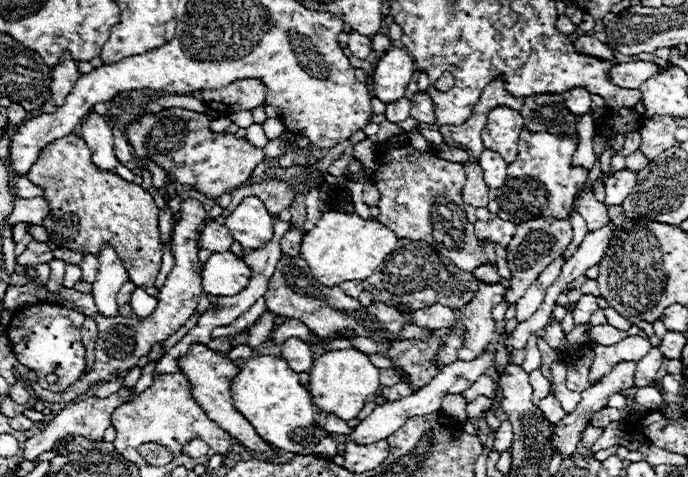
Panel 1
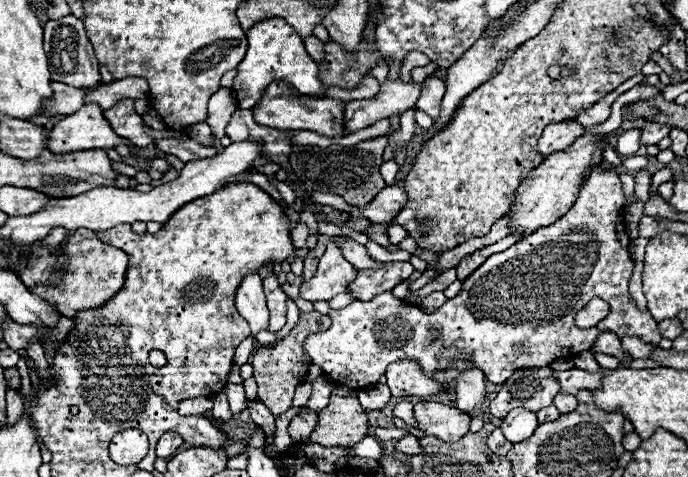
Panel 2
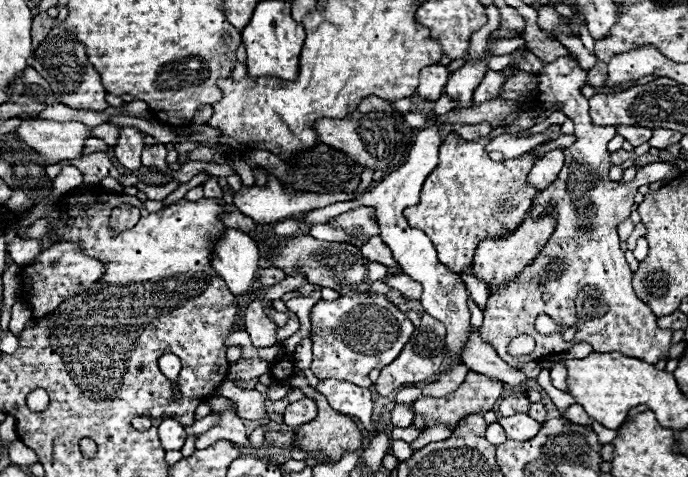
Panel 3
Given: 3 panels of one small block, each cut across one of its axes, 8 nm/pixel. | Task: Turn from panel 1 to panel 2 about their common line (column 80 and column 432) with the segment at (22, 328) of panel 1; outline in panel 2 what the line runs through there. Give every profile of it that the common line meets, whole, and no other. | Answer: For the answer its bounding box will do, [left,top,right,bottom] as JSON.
[304,166,662,388]

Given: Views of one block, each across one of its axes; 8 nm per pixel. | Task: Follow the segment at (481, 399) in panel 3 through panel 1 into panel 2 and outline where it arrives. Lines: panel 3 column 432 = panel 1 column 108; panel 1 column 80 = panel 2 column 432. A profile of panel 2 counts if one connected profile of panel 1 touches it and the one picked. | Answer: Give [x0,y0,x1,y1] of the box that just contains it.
[414,400,470,442]

